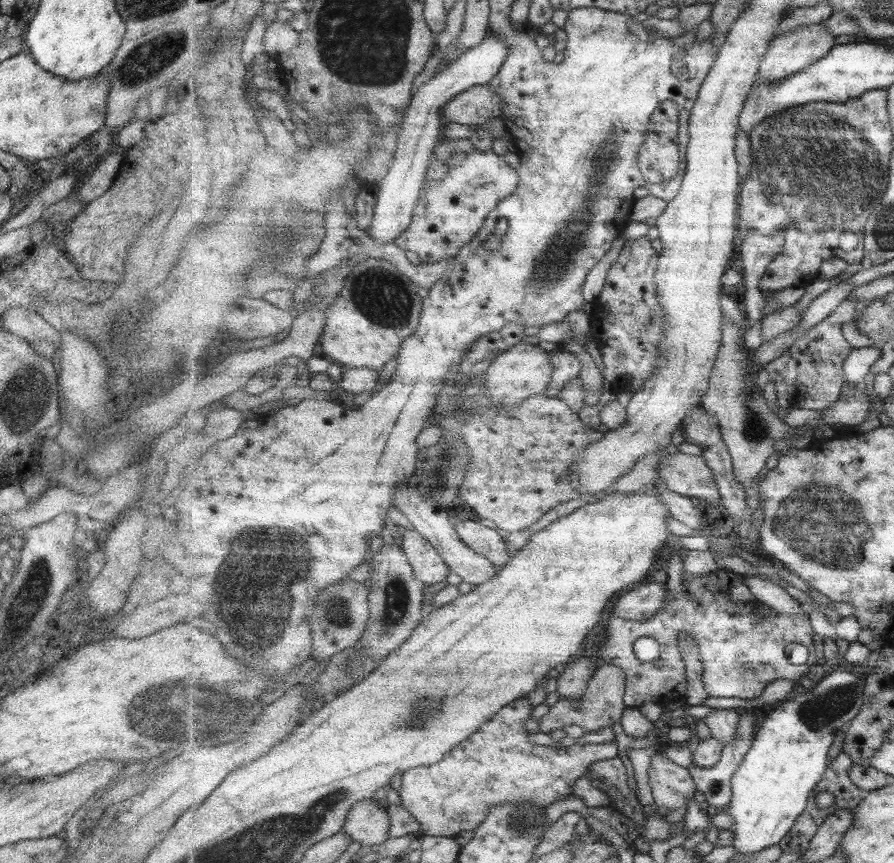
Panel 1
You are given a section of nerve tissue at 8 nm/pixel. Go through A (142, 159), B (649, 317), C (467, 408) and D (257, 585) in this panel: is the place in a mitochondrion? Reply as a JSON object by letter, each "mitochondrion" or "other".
{"A":"other","B":"mitochondrion","C":"mitochondrion","D":"mitochondrion"}

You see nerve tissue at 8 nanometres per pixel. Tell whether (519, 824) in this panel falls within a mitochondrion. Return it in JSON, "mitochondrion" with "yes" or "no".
{"mitochondrion":"yes"}

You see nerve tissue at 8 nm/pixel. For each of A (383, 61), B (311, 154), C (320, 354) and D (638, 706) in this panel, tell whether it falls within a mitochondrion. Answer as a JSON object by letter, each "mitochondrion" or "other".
{"A":"mitochondrion","B":"other","C":"other","D":"other"}

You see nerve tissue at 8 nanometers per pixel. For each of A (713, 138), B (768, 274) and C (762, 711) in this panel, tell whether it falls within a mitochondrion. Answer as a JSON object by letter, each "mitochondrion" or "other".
{"A":"other","B":"other","C":"other"}

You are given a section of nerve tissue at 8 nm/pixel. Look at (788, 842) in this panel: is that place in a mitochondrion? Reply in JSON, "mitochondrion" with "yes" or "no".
{"mitochondrion":"no"}

